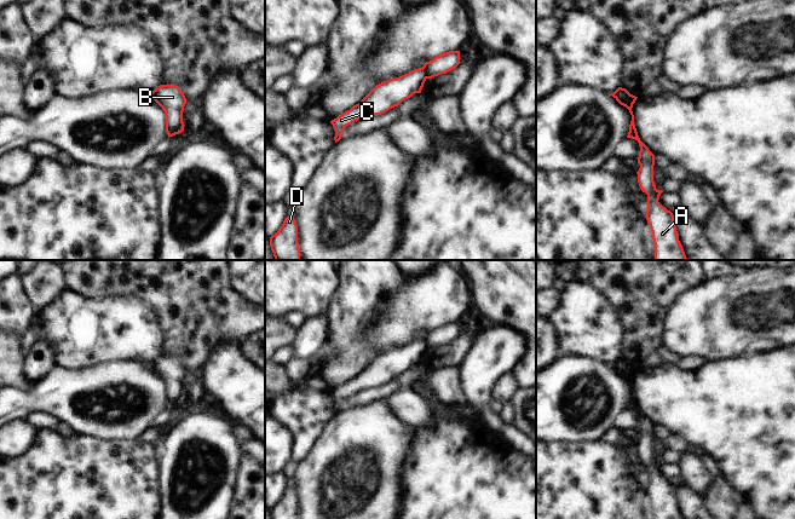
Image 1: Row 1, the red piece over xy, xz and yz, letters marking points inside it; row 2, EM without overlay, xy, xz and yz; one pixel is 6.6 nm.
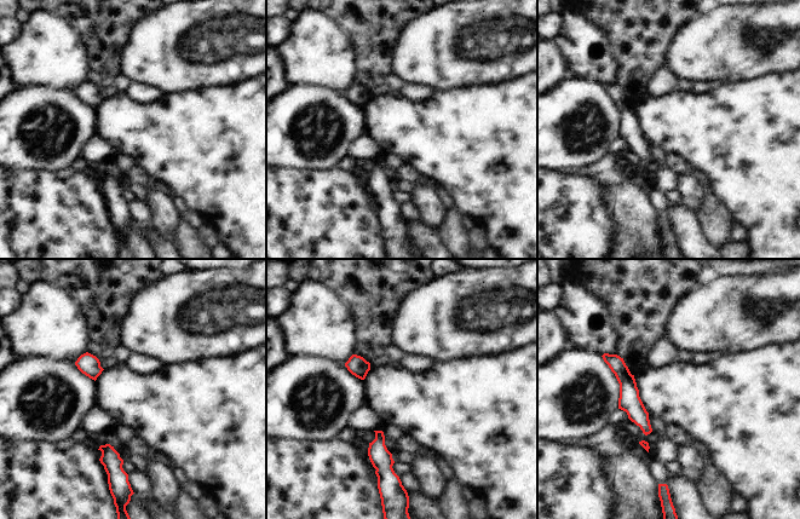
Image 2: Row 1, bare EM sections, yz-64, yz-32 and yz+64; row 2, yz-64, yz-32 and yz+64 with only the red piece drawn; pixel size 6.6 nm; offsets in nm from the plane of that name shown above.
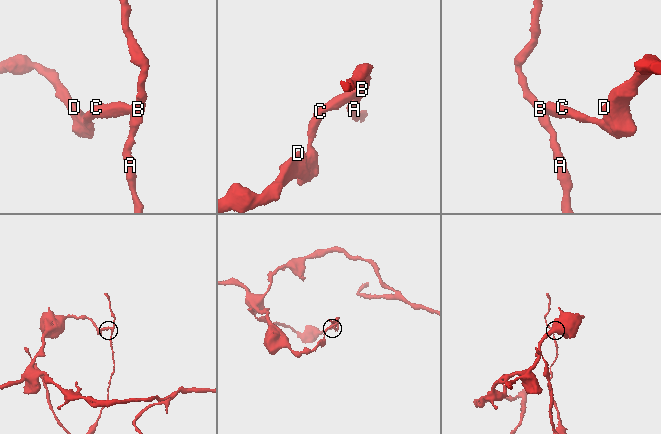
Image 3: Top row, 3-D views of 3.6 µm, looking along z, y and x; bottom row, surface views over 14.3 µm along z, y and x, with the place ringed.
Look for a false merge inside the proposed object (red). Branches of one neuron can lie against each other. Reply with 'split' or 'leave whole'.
split

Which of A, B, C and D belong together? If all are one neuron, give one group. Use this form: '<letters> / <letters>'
A B / C D

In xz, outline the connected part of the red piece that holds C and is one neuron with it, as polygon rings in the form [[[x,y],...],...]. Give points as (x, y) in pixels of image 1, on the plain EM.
[[[419,339],[376,356],[358,375],[330,392],[335,402],[335,414],[341,410],[345,398],[352,393],[381,386],[413,365],[421,364],[426,350],[424,339]]]

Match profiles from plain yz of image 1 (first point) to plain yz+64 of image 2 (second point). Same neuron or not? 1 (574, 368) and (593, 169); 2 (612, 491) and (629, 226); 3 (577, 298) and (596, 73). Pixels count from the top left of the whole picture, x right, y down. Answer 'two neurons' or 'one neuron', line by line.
1: two neurons
2: two neurons
3: one neuron

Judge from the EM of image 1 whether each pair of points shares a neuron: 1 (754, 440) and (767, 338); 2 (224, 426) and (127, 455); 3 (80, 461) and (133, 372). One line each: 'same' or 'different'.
1: different
2: different
3: different

